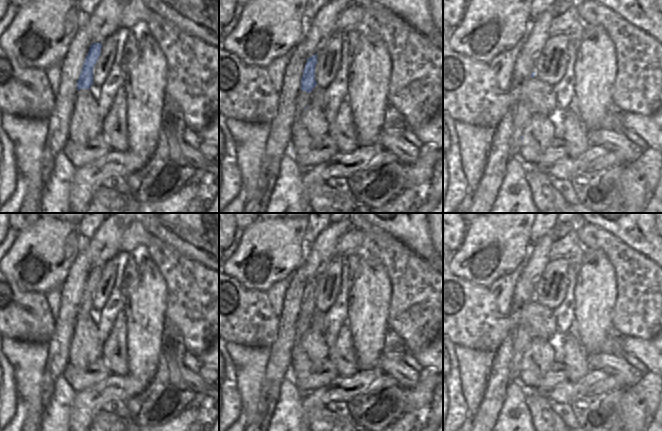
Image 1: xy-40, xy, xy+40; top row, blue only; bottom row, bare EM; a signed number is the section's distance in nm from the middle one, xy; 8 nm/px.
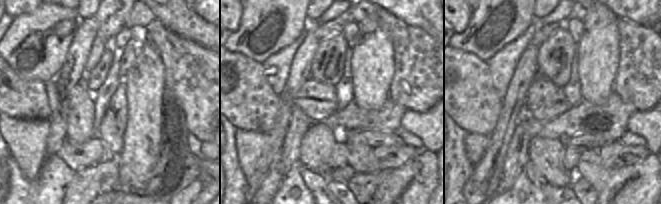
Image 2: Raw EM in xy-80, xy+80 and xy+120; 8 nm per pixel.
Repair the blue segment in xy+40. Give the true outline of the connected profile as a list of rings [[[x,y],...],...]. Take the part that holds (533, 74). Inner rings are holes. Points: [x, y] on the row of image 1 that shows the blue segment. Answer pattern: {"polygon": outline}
{"polygon": [[[535,72],[531,77],[523,82],[519,87],[519,100],[513,110],[513,132],[511,134],[511,157],[519,157],[523,131],[529,125],[534,115],[551,115],[557,108],[557,96],[550,85],[535,77]]]}

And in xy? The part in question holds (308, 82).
{"polygon": [[[317,54],[307,59],[301,78],[301,89],[295,104],[295,117],[298,117],[309,105],[316,105],[323,110],[327,106],[325,89],[318,86],[315,80],[316,64]]]}

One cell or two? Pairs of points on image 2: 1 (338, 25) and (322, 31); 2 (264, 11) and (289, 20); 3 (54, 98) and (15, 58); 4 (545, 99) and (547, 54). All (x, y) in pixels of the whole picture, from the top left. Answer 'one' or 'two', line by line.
1: one
2: one
3: two
4: two

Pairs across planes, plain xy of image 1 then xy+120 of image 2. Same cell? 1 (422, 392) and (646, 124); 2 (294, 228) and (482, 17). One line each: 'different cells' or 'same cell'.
1: different cells
2: same cell

